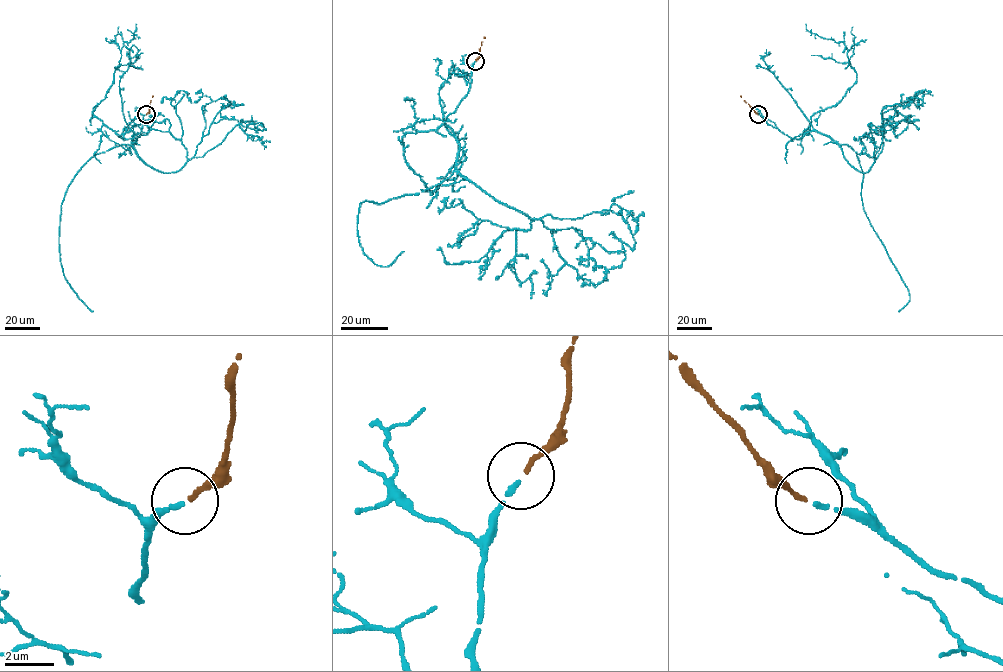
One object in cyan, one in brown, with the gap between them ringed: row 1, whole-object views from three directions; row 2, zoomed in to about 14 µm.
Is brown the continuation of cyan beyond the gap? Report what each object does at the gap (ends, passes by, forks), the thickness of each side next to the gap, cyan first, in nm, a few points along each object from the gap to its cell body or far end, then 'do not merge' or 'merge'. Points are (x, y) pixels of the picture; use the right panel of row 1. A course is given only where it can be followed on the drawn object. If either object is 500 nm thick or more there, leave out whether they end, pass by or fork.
cyan ends | brown ends | 200/200 nm | cyan via (758, 114), (794, 139), (816, 131), (855, 151), (863, 176), (863, 211), (910, 297), (898, 312) | brown via (758, 114), (740, 95) | merge

